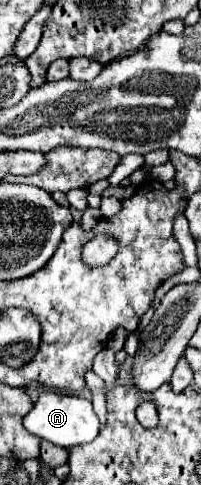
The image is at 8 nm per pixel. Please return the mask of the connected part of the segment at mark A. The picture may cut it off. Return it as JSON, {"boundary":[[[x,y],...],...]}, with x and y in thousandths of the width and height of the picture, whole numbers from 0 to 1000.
{"boundary":[[[229,806],[189,819],[149,856],[119,860],[119,880],[159,897],[179,897],[219,909],[299,918],[318,926],[358,926],[378,918],[468,909],[498,889],[498,868],[488,868],[488,856],[468,852],[458,831],[438,823],[388,819],[388,814],[318,814],[318,810],[279,810],[279,806]]]}

